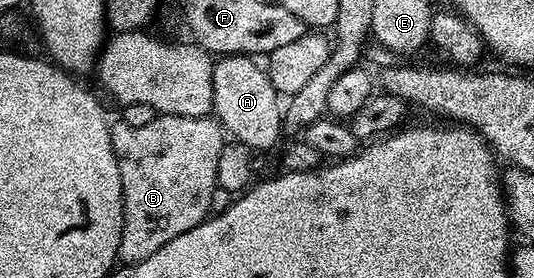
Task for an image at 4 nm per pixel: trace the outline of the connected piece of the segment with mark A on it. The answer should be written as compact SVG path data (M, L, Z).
M227 54L221 56L214 64L213 69L213 114L225 132L242 145L248 146L251 151L266 151L272 148L280 137L283 128L282 105L278 94L271 85L267 72L253 62L247 54Z

